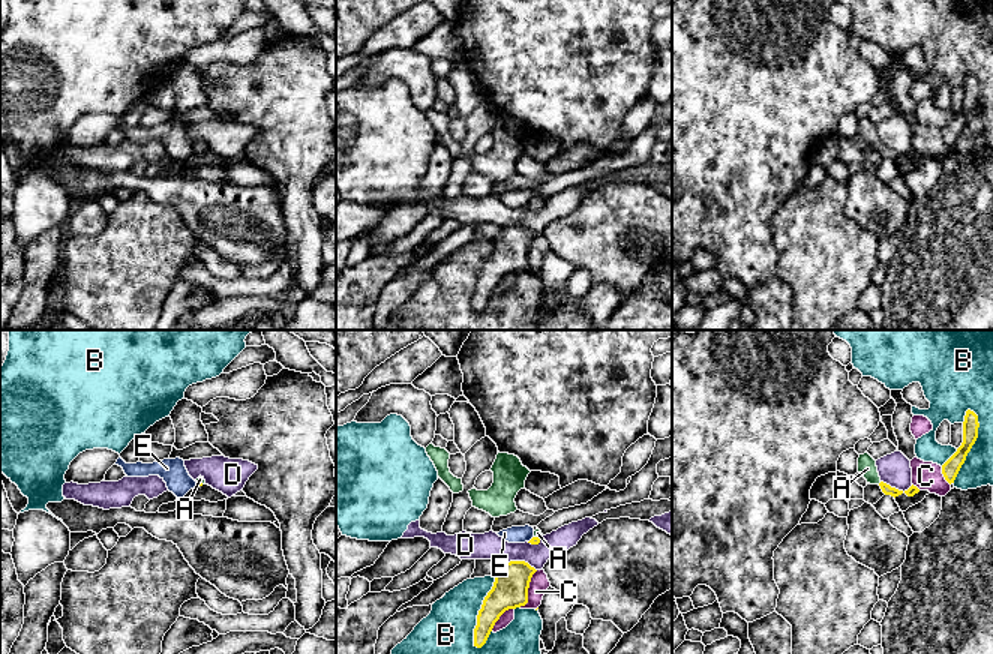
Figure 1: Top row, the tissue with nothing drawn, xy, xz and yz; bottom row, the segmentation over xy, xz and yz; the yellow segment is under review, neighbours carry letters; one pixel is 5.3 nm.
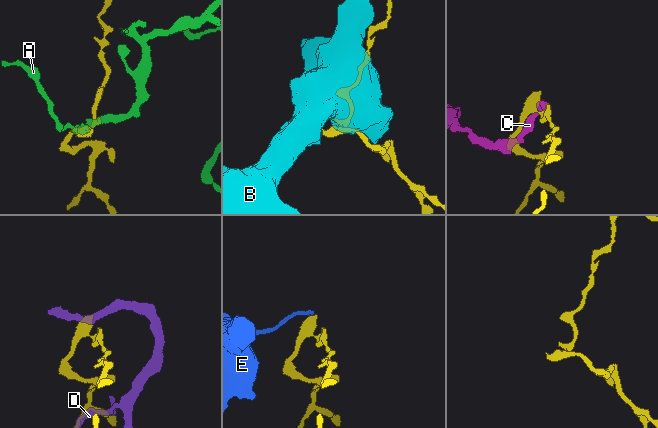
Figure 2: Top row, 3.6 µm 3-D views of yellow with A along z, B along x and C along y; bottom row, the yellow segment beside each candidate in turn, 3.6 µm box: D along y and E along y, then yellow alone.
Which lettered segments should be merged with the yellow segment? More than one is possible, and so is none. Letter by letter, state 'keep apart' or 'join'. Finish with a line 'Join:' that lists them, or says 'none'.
A: join
B: keep apart
C: keep apart
D: keep apart
E: keep apart
Join: A

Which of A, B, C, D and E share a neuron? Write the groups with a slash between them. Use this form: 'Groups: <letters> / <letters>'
Groups: A / B D / C / E

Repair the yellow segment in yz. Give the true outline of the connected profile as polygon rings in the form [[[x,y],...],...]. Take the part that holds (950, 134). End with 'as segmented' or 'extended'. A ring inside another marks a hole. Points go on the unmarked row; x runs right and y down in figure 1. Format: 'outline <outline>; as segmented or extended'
outline [[[968,74],[963,86],[963,106],[957,116],[942,129],[942,138],[950,148],[954,147],[968,117],[975,108],[978,102],[978,92],[978,80]]]; as segmented

